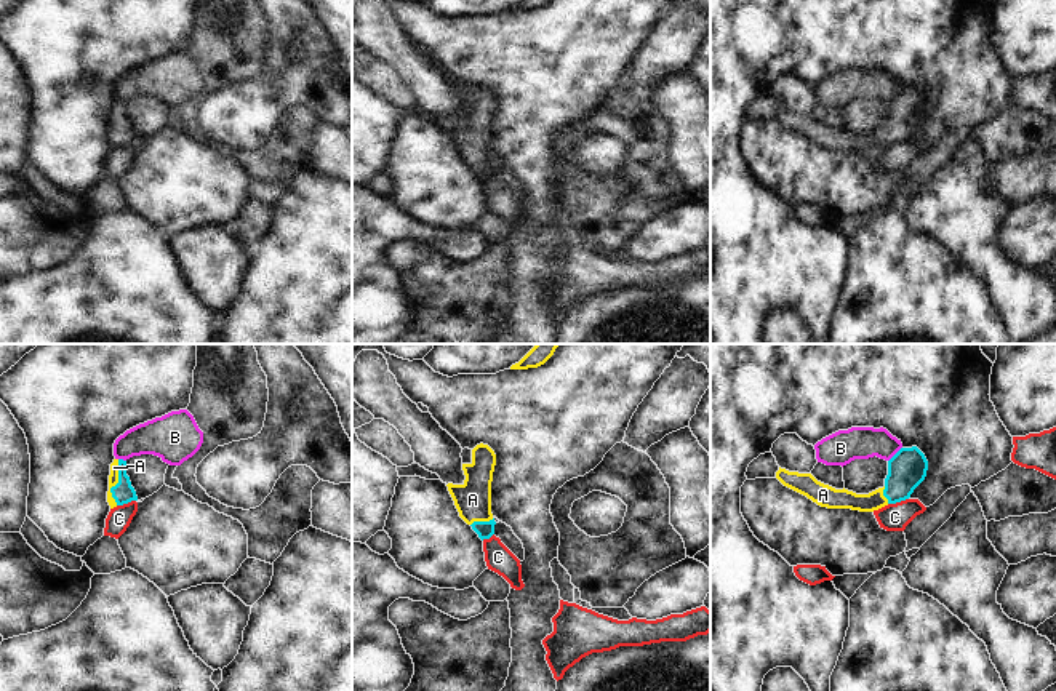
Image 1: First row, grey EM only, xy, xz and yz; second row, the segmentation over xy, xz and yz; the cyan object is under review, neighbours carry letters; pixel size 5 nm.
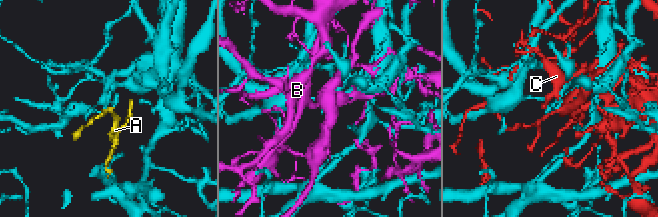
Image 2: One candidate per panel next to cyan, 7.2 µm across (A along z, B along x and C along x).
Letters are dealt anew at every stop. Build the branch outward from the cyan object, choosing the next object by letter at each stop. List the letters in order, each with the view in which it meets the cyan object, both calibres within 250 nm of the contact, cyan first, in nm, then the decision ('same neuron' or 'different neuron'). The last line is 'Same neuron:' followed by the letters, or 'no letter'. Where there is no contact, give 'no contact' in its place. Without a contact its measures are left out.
A: xy | 110/50 nm | same neuron
B: yz | 190/160 nm | different neuron
C: yz | 190/140 nm | different neuron
Same neuron: A

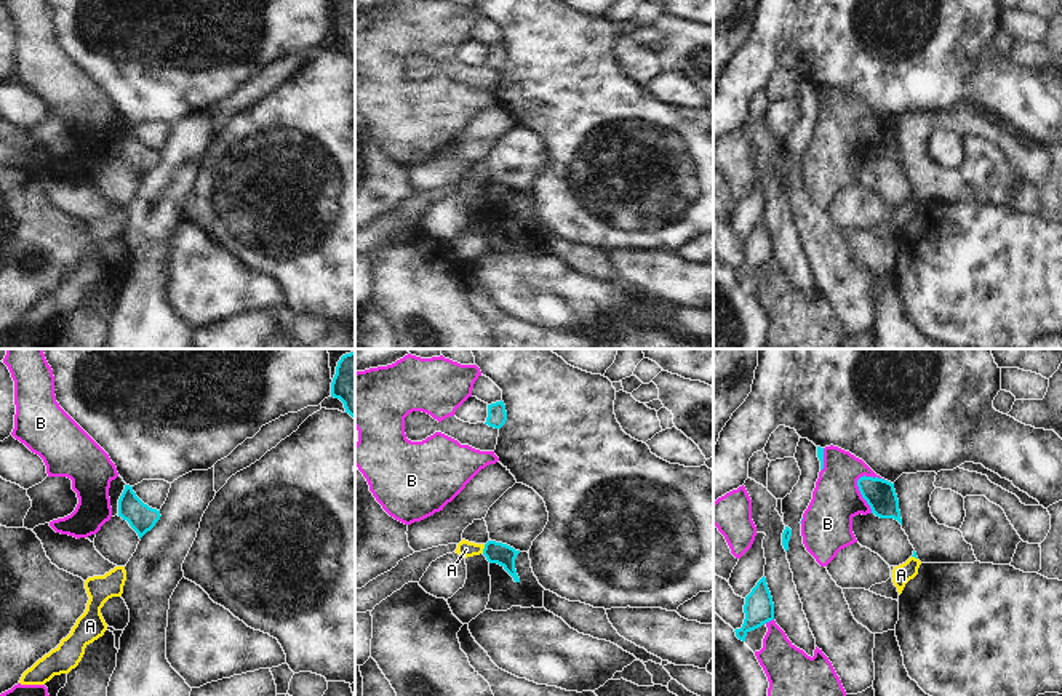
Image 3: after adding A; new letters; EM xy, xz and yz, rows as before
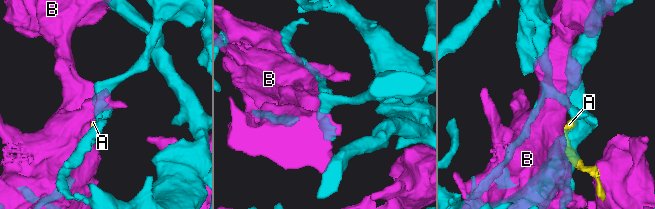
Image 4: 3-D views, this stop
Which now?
A: xz | 110/80 nm | different neuron
B: yz | 160/260 nm | different neuron
Same neuron: no letter

